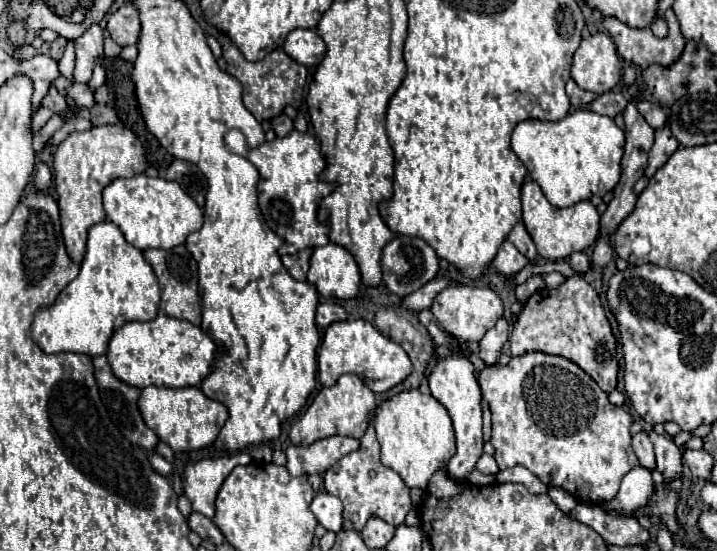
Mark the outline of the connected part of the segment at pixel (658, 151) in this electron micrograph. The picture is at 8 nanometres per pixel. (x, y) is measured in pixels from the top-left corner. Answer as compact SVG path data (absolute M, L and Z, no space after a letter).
M668 127L656 129L656 141L654 141L654 147L652 147L650 155L648 155L648 167L646 167L644 177L650 179L650 177L668 161L668 157L670 157L678 147L680 147L680 145L678 145L678 141L672 137L672 133L670 133Z

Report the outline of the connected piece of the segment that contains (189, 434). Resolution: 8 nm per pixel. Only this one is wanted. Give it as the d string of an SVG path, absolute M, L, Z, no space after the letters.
M144 387L138 399L138 407L146 425L172 451L200 451L210 447L228 419L228 409L222 403L204 397L198 387Z

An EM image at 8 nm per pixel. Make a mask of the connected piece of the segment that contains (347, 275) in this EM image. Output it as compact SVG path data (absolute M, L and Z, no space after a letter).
M328 243L314 247L308 281L328 299L352 299L360 289L360 271L344 247Z

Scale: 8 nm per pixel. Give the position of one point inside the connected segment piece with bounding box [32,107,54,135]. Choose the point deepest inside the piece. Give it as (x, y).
(43, 114)

